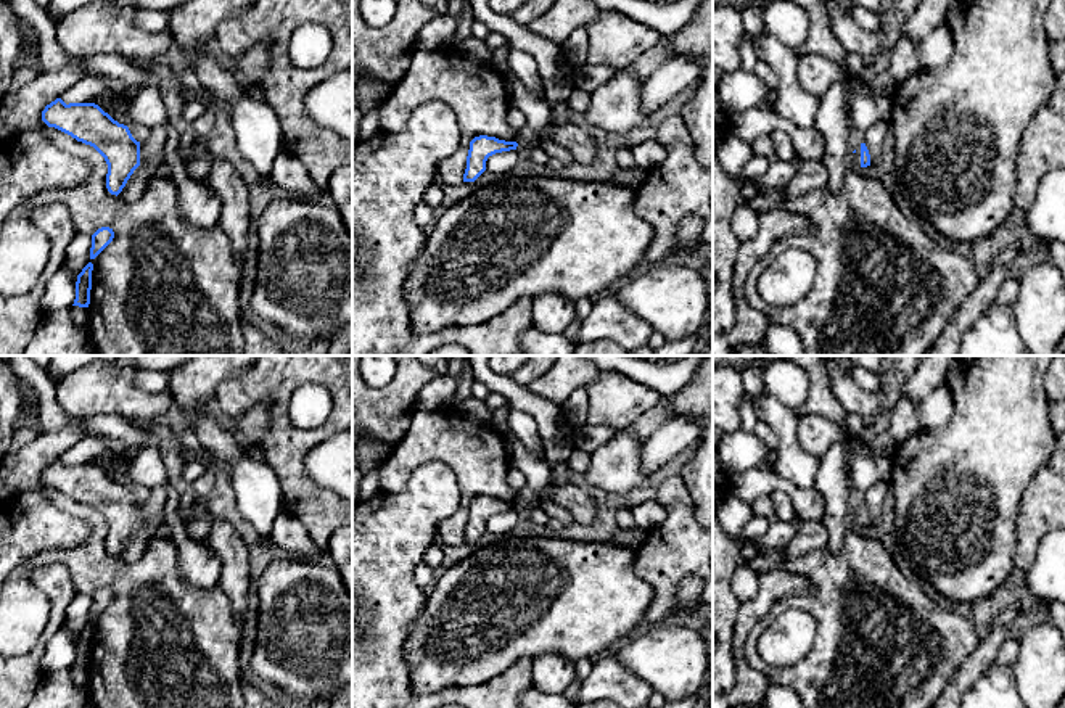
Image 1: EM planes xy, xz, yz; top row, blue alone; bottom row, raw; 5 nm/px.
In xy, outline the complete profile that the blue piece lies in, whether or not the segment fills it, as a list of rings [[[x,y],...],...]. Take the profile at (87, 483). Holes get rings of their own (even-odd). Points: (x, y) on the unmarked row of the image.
[[[56,459],[42,471],[42,481],[77,502],[93,507],[106,521],[106,549],[119,555],[140,526],[140,502],[129,488],[114,481],[95,463],[69,463]]]

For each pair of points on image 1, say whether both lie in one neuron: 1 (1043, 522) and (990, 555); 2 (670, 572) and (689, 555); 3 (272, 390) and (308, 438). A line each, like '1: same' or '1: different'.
1: different
2: same
3: same

